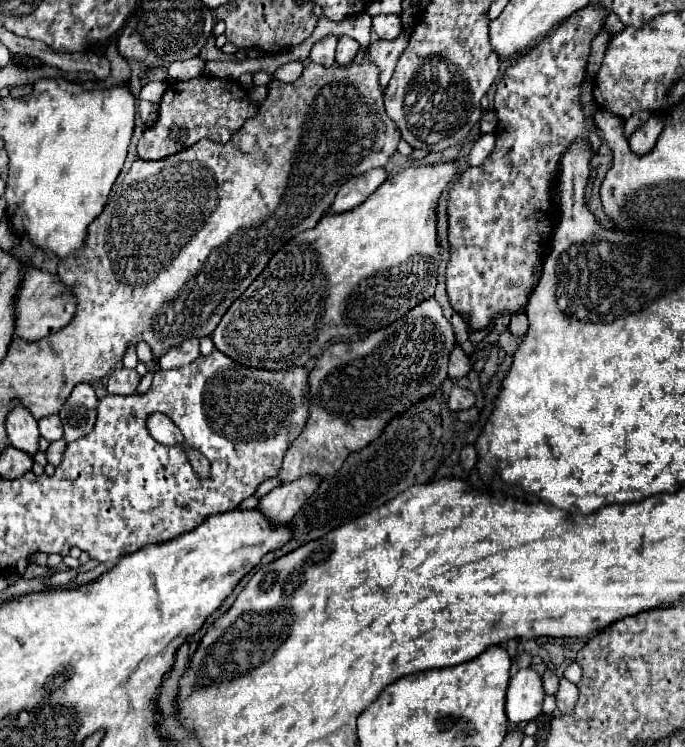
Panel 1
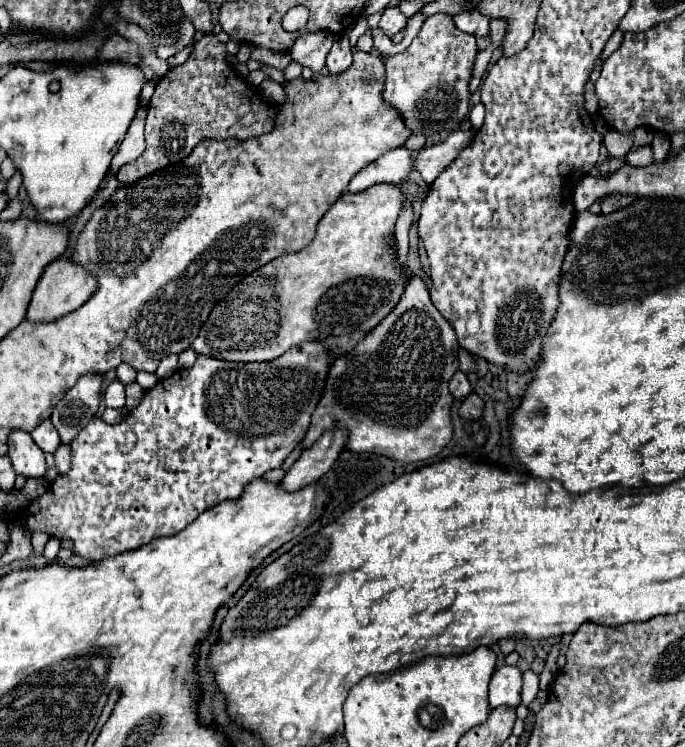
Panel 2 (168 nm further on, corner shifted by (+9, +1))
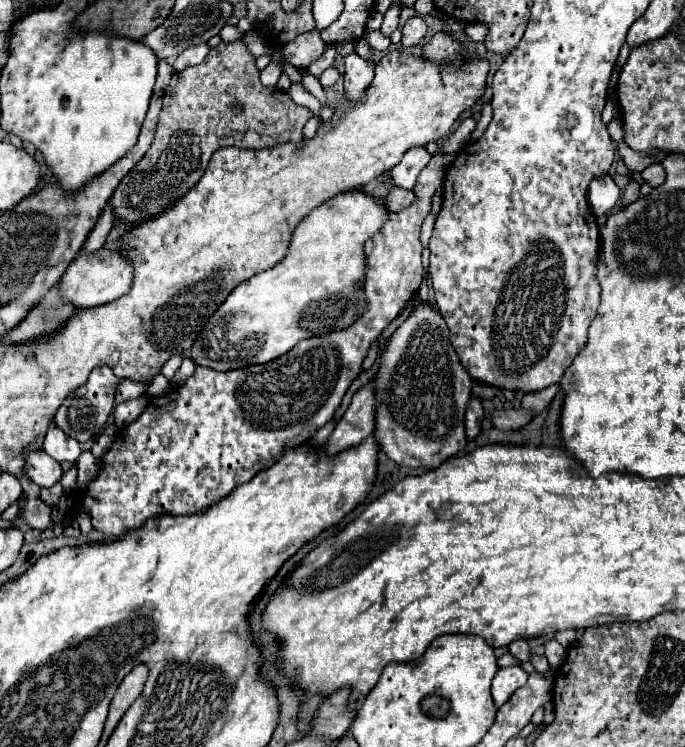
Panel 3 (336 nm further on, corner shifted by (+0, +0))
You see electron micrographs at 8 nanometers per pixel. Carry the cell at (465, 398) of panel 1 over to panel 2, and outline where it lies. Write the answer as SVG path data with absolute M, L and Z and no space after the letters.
M470 393L462 403L460 403L460 417L462 419L468 419L468 421L474 421L474 419L480 419L482 417L482 409L484 409L484 401L476 395L476 393Z

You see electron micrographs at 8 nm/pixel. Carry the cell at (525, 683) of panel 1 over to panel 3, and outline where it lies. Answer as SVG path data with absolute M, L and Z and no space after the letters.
M507 666L507 668L501 668L495 678L493 678L493 684L491 684L491 694L493 694L493 700L495 700L495 706L503 706L509 696L521 688L523 684L527 682L527 672L519 666Z

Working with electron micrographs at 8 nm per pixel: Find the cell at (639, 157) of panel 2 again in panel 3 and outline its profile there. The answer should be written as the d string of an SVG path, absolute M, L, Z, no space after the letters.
M653 164L653 166L645 168L645 170L641 172L641 176L643 176L643 180L645 180L651 188L657 188L657 186L661 186L661 184L665 182L665 168L663 168L661 164Z

